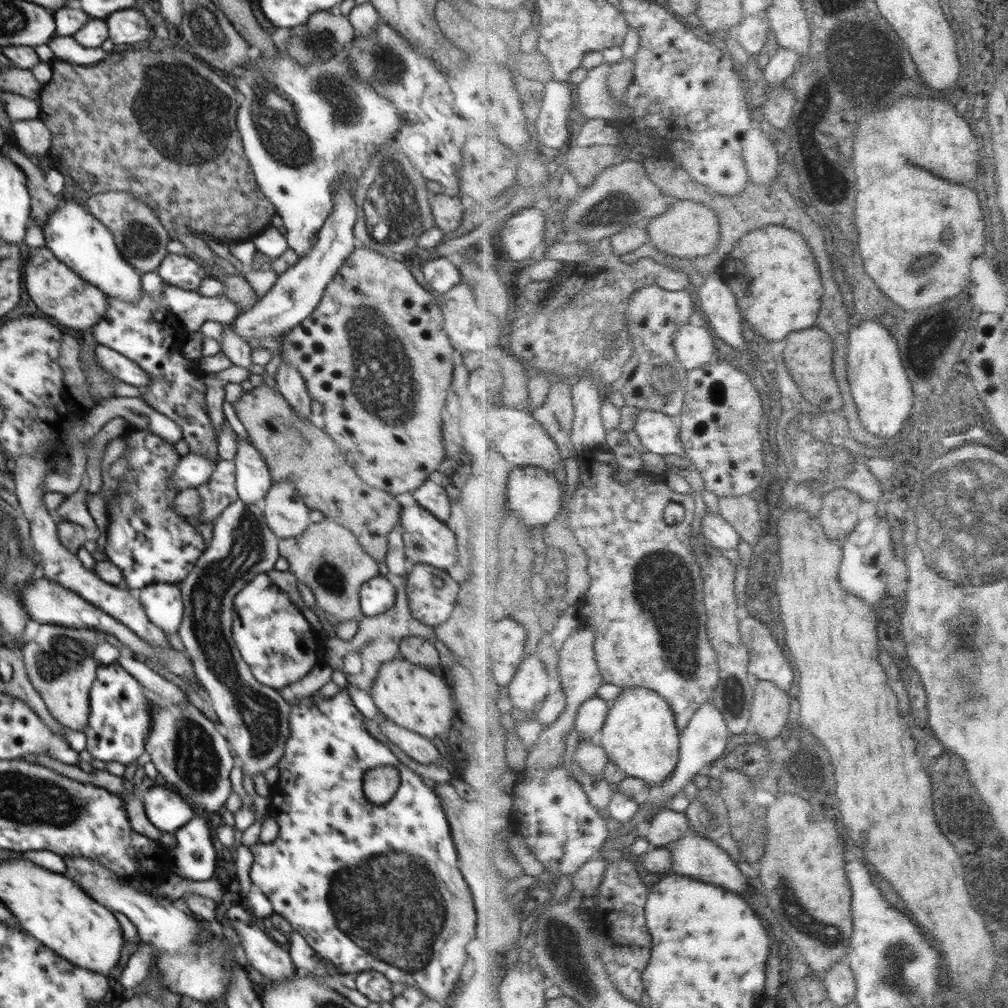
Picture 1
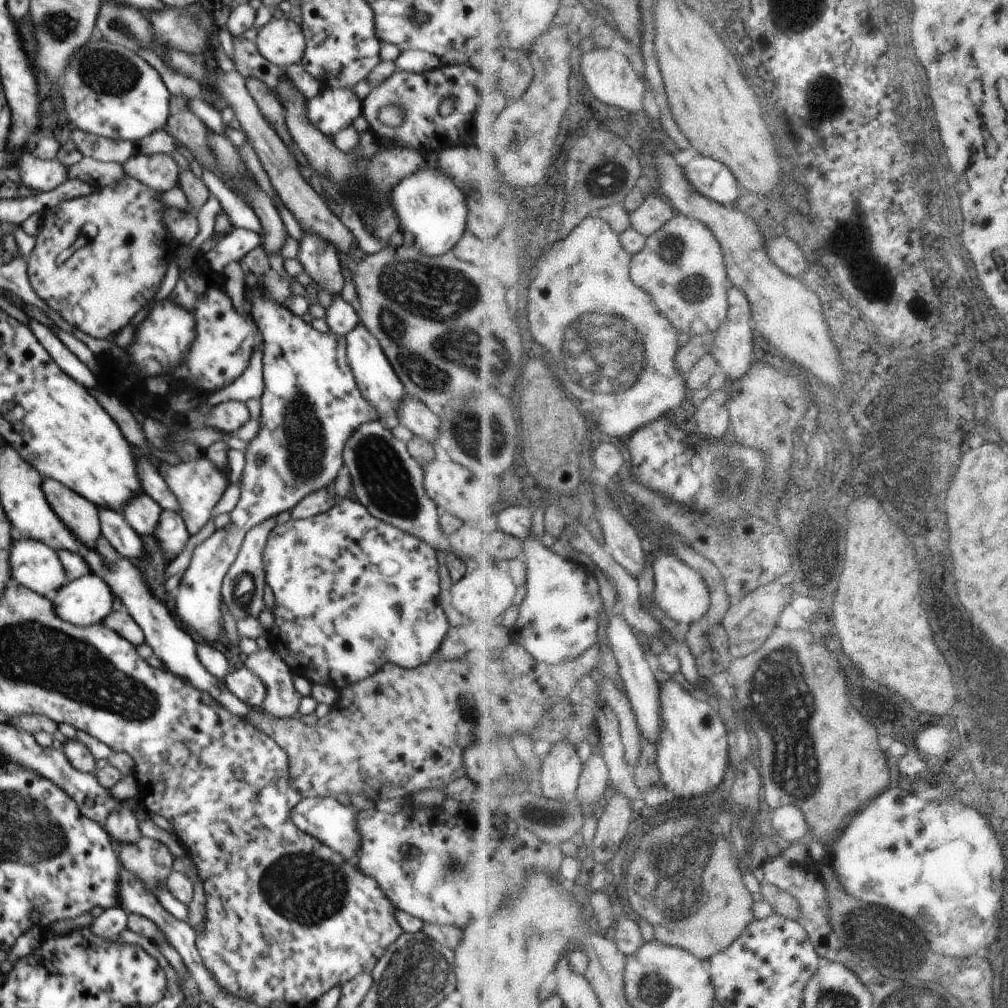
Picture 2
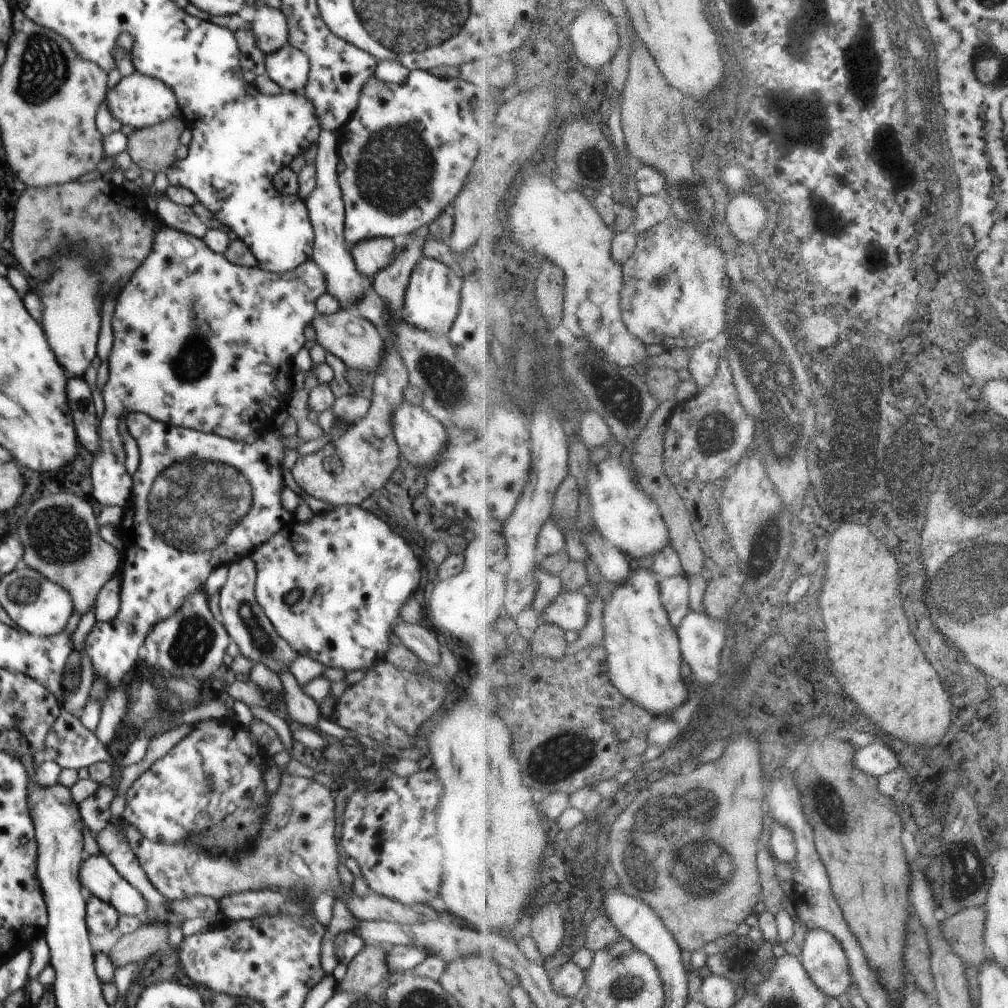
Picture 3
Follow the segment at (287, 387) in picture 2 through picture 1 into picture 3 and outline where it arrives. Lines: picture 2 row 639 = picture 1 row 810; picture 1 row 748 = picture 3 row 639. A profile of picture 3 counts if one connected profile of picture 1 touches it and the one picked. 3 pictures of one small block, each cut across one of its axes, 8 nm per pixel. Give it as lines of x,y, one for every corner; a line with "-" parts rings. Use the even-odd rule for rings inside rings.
203,585
183,600
176,614
160,620
151,628
145,638
146,658
139,664
146,662
150,666
169,670
174,676
194,676
203,682
220,668
231,638
223,622
214,619
206,594
208,592

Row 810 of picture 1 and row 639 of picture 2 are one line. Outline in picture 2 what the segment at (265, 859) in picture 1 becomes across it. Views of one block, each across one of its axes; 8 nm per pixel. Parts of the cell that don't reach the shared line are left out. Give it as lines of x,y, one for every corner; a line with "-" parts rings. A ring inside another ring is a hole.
343,498
328,512
318,514
307,520
290,518
284,524
277,524
268,536
262,556
265,582
272,589
275,599
272,612
275,620
274,630
278,630
276,648
281,652
280,658
288,666
298,666
298,670
302,670
307,678
320,680
328,684
330,688
334,688
334,690
342,691
349,685
368,679
379,672
386,662
404,669
418,668
422,664
427,664
436,657
438,648
447,636
449,620
440,604
438,604
440,580
436,550
430,544
422,542
420,538
416,538
408,532
403,532
400,528
395,528
371,516
360,502

